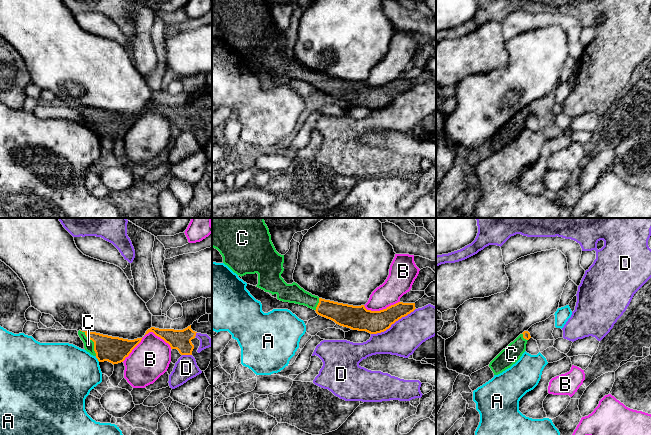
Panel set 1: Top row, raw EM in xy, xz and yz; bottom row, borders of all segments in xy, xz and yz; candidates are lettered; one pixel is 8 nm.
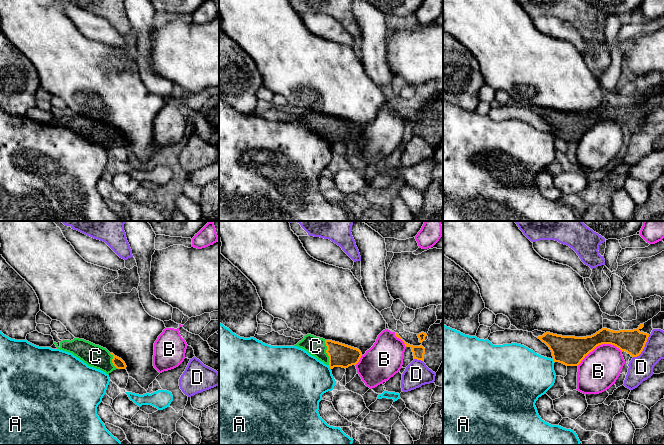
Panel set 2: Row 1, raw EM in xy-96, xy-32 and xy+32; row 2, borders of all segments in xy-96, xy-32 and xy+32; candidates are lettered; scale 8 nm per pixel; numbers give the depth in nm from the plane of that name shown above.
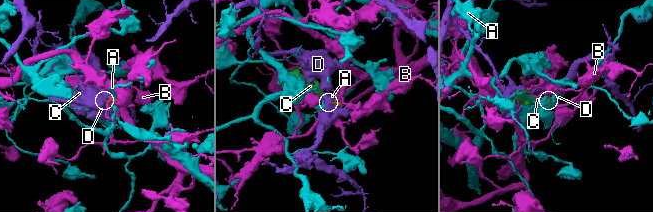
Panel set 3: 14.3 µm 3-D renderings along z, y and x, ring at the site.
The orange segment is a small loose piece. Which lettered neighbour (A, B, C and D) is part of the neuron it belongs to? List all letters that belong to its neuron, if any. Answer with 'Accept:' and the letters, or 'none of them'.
Accept: C

